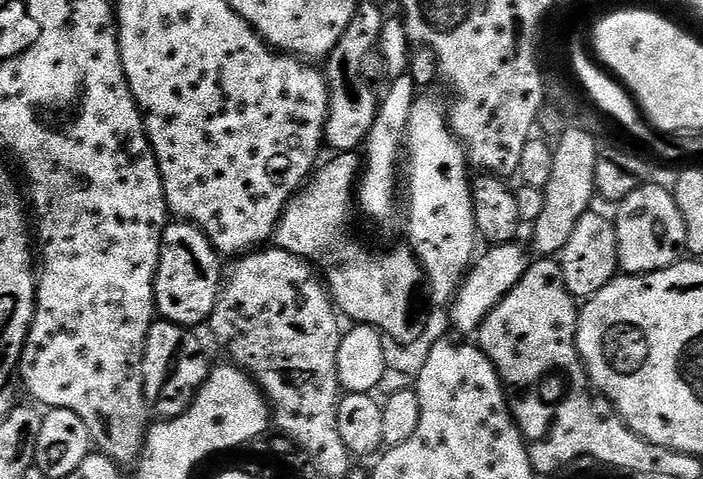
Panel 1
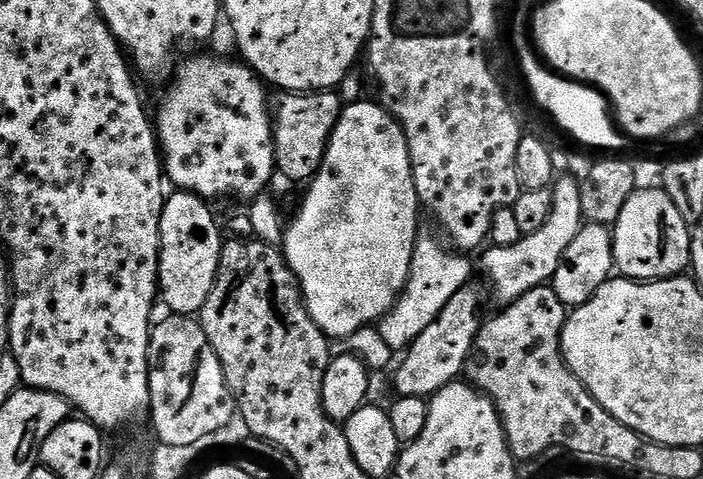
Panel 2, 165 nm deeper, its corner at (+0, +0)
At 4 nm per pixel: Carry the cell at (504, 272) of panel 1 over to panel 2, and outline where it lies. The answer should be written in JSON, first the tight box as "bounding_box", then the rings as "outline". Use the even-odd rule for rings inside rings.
{"bounding_box":[394,286,484,398],"outline":[[[475,286],[458,290],[458,294],[454,294],[454,298],[450,298],[450,302],[446,302],[446,310],[442,310],[442,314],[438,314],[438,318],[434,322],[430,322],[430,326],[426,326],[426,330],[422,330],[419,338],[403,353],[402,359],[404,361],[401,362],[396,376],[394,372],[394,392],[397,397],[423,396],[431,398],[438,390],[453,383],[459,377],[456,375],[461,375],[464,372],[464,363],[468,361],[468,355],[474,346],[474,338],[480,332],[482,323],[480,311],[483,308],[484,292]]]}

